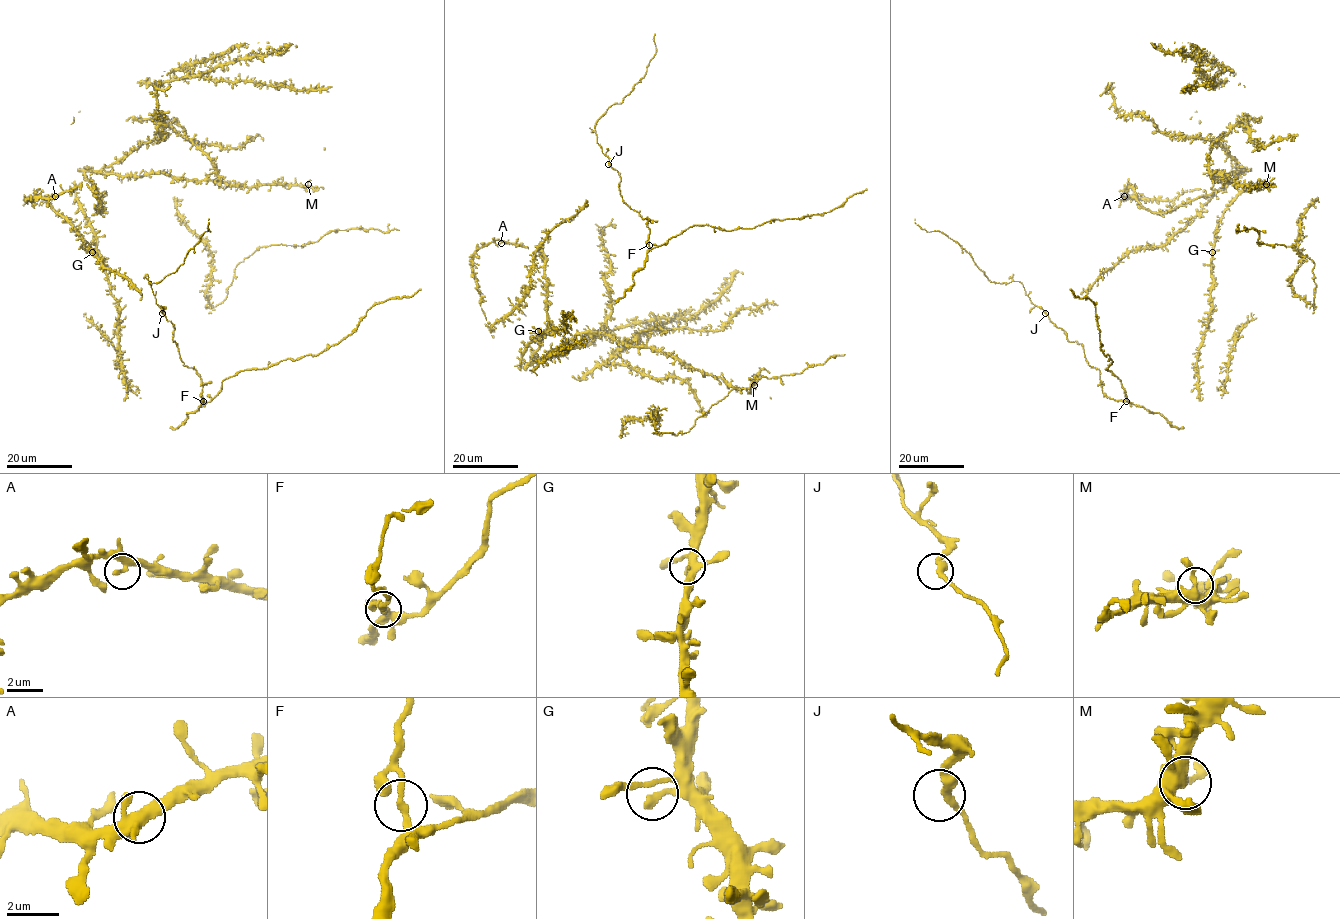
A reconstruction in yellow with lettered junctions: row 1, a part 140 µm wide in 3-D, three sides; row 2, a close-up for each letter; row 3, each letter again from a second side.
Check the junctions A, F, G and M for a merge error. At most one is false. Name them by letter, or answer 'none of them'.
none of them

